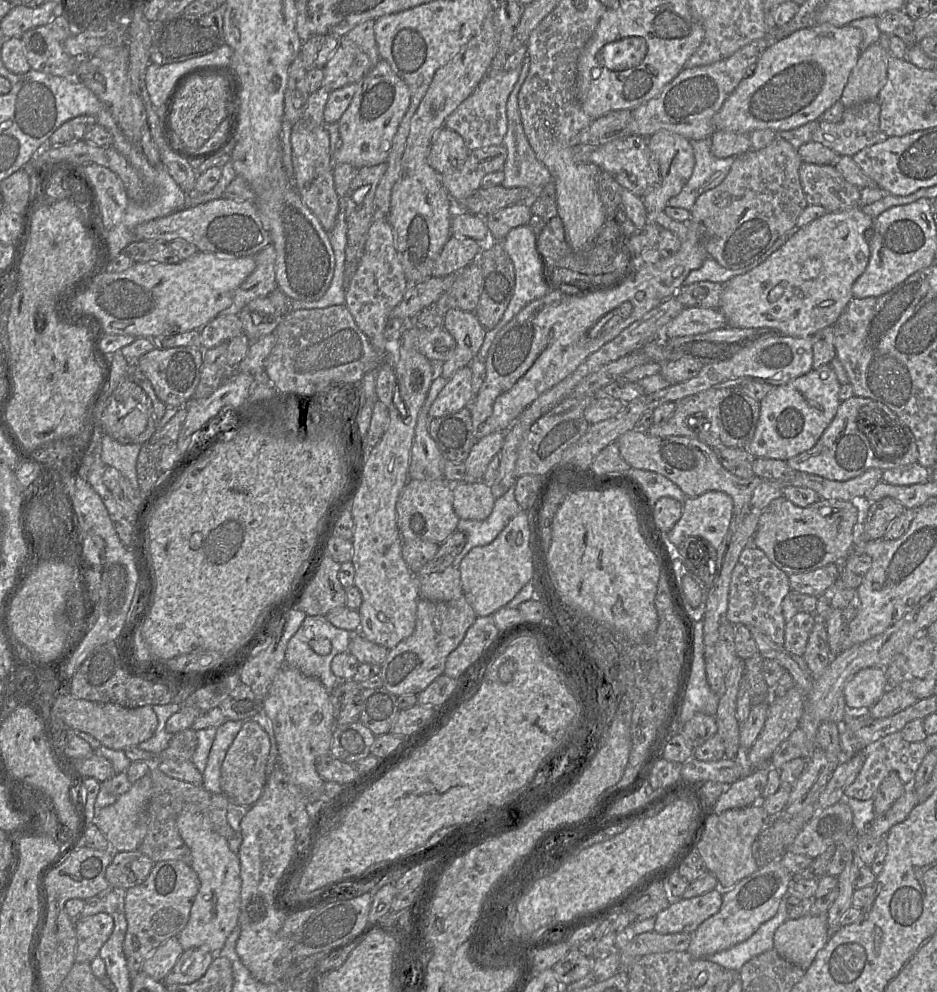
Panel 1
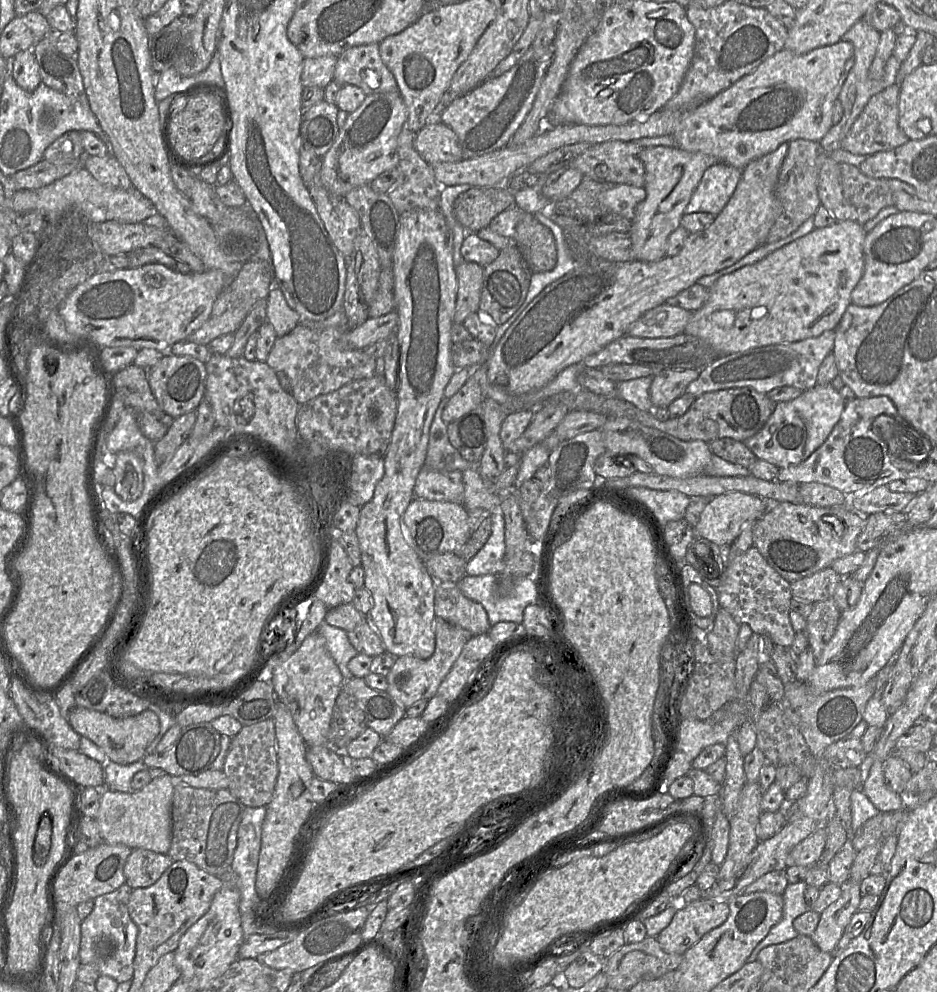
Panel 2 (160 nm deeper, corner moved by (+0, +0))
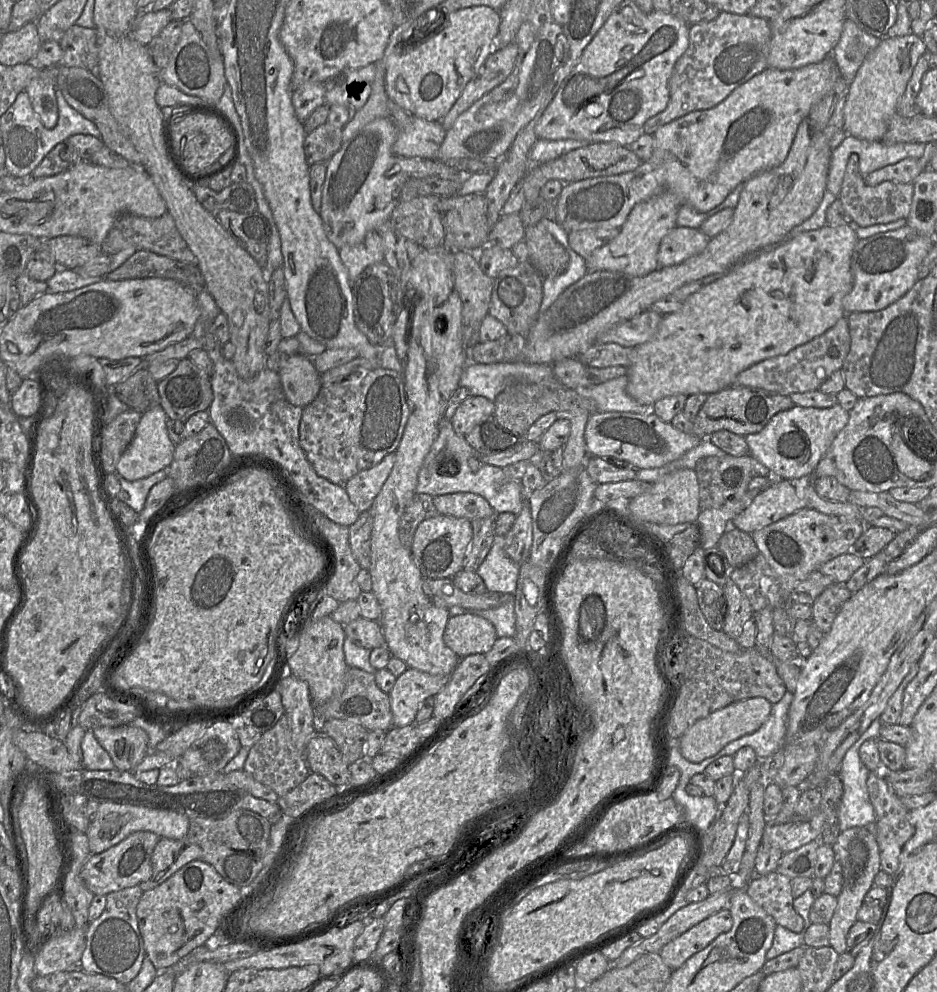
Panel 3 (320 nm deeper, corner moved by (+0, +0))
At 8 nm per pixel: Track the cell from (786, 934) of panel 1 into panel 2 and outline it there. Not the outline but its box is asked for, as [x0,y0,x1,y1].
[811,881,860,953]

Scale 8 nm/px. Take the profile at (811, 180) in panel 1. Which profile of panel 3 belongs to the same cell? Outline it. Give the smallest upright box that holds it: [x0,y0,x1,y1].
[837,154,914,227]

